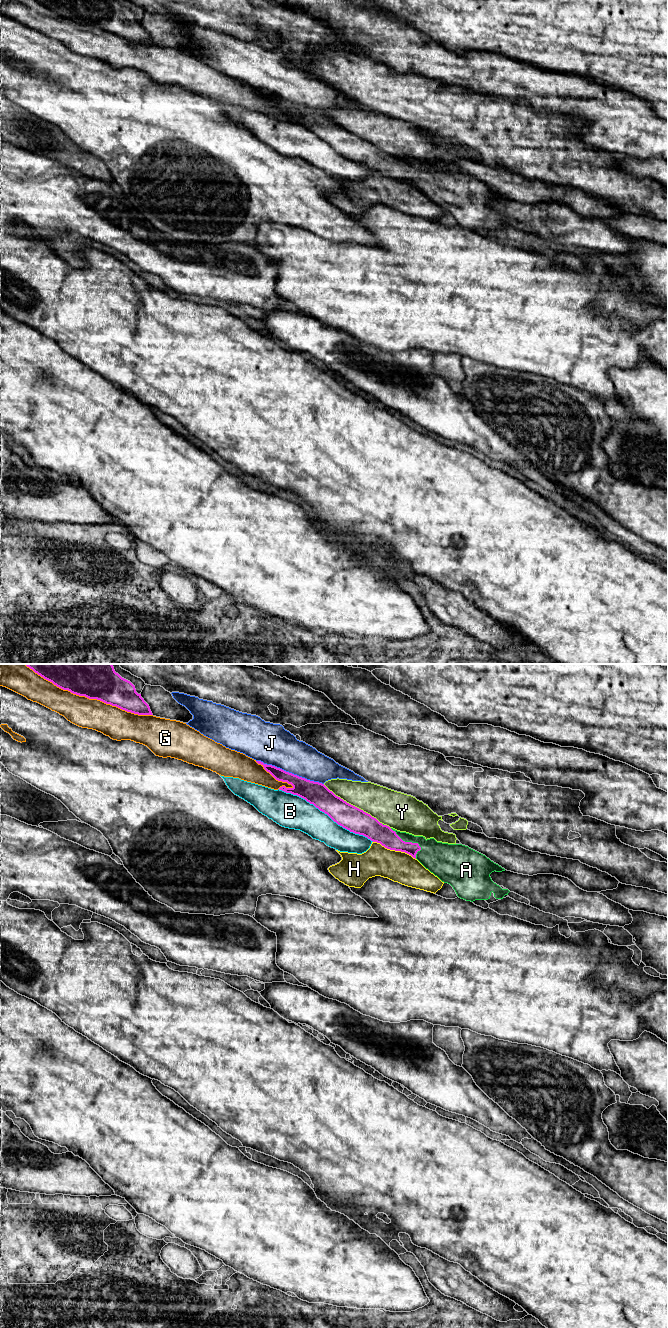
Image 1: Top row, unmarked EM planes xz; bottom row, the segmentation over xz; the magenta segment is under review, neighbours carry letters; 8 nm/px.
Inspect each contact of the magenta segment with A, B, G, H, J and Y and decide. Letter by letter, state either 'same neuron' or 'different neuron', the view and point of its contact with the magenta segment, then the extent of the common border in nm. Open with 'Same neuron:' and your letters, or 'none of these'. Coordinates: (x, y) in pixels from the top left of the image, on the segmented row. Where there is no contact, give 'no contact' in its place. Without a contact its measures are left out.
Same neuron: A
A: same neuron; contact xz (411, 842); length 320 nm
B: different neuron; contact xz (326, 813); length 850 nm
G: different neuron; contact xz (88, 697); length 1100 nm
H: different neuron; contact xz (394, 849); length 380 nm
J: different neuron; contact xz (290, 773); length 600 nm
Y: different neuron; contact xz (352, 805); length 600 nm

